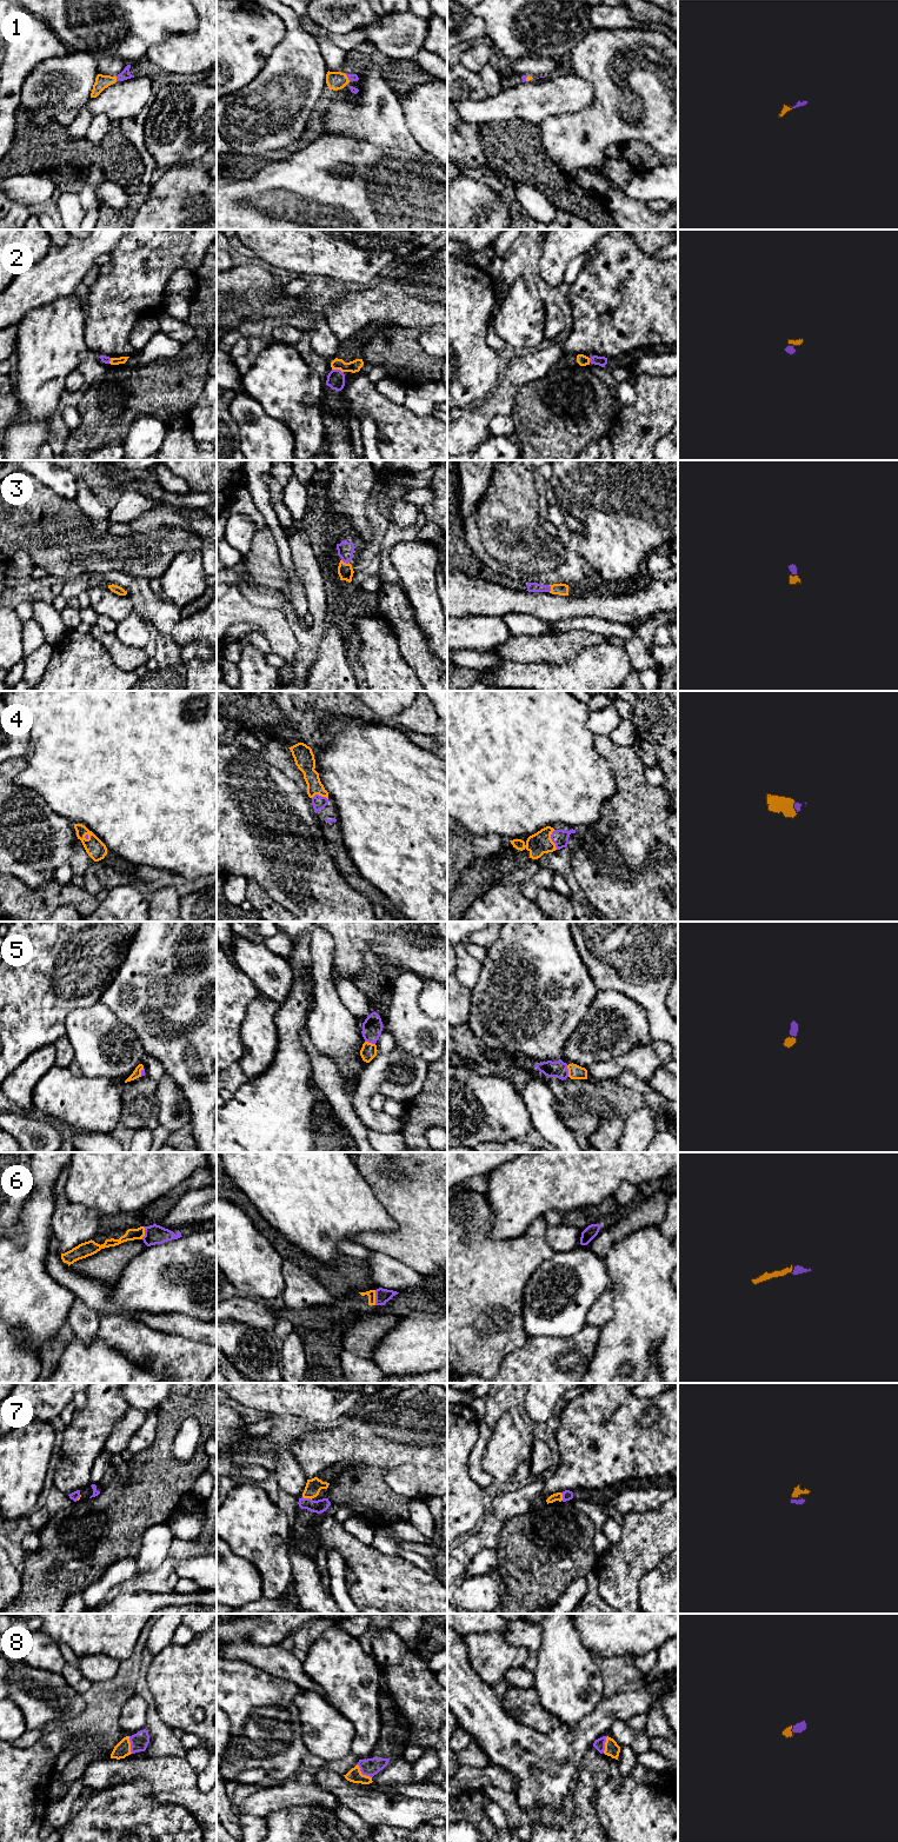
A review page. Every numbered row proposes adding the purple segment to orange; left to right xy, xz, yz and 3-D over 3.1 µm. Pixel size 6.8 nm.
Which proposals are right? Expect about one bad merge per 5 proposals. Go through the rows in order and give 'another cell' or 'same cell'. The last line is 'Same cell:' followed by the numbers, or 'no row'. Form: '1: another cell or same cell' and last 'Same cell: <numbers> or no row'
1: same cell
2: same cell
3: same cell
4: same cell
5: same cell
6: same cell
7: same cell
8: same cell
Same cell: 1, 2, 3, 4, 5, 6, 7, 8

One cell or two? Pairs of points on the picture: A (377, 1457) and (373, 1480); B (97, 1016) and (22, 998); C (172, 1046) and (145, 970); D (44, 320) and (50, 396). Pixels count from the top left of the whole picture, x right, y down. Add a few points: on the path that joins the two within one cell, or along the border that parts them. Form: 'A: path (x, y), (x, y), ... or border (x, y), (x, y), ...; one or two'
A: border (350, 1462), (379, 1465), (391, 1489); two
B: border (98, 1002), (74, 1009), (66, 1018), (65, 1035); two
C: path (153, 1026), (145, 1024), (139, 1013), (144, 991); one
D: path (44, 341), (44, 365), (40, 383); one

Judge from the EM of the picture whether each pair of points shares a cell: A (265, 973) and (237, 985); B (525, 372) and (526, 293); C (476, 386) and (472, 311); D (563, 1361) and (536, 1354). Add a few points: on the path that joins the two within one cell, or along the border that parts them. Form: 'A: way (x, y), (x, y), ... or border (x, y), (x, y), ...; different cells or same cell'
A: border (232, 963), (259, 991); different cells
B: border (536, 347), (519, 352); different cells
C: way (472, 367), (472, 330); same cell
D: way (556, 1361), (543, 1361); same cell

